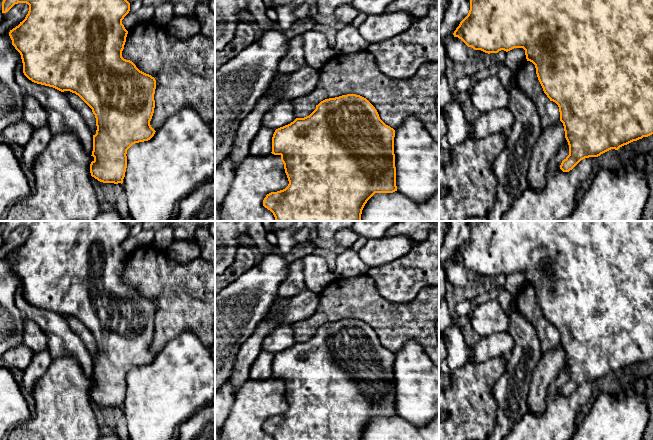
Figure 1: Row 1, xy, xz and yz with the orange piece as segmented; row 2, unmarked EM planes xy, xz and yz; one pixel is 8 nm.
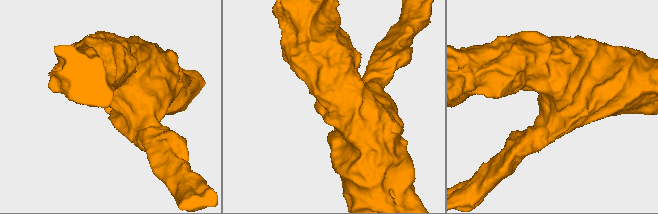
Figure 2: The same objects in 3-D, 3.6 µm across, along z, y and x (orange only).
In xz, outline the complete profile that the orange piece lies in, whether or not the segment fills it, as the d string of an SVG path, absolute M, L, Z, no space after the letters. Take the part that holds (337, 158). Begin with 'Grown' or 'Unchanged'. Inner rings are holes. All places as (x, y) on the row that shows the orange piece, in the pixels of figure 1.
Unchanged. M347 94L321 101L309 116L296 118L290 124L275 130L272 137L271 153L281 156L289 184L283 190L267 194L263 200L263 206L273 213L276 221L361 221L362 210L375 193L393 193L397 191L394 137L395 130L386 125L380 119L375 107L360 95Z

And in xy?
Unchanged. M3 0L2 13L18 3L28 4L29 11L25 19L10 30L9 36L21 55L24 75L34 83L75 93L92 109L97 130L93 135L91 176L103 183L122 184L127 150L135 143L150 140L156 132L150 125L155 108L156 80L122 57L128 34L122 20L130 11L130 3L127 0Z

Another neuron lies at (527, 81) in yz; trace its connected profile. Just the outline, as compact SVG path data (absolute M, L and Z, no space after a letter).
M527 61L516 73L516 87L531 98L539 114L542 129L554 126L560 121L558 105L544 93L538 80L535 65Z

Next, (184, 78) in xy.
M149 21L128 31L122 57L156 80L155 108L150 121L155 131L170 116L186 107L195 110L210 125L214 116L215 40L201 33L181 40L170 35L164 26Z

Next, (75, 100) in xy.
M64 91L63 94L66 96L70 104L80 113L85 120L86 124L90 128L92 135L96 134L96 118L92 112L92 109L75 93L70 91Z

